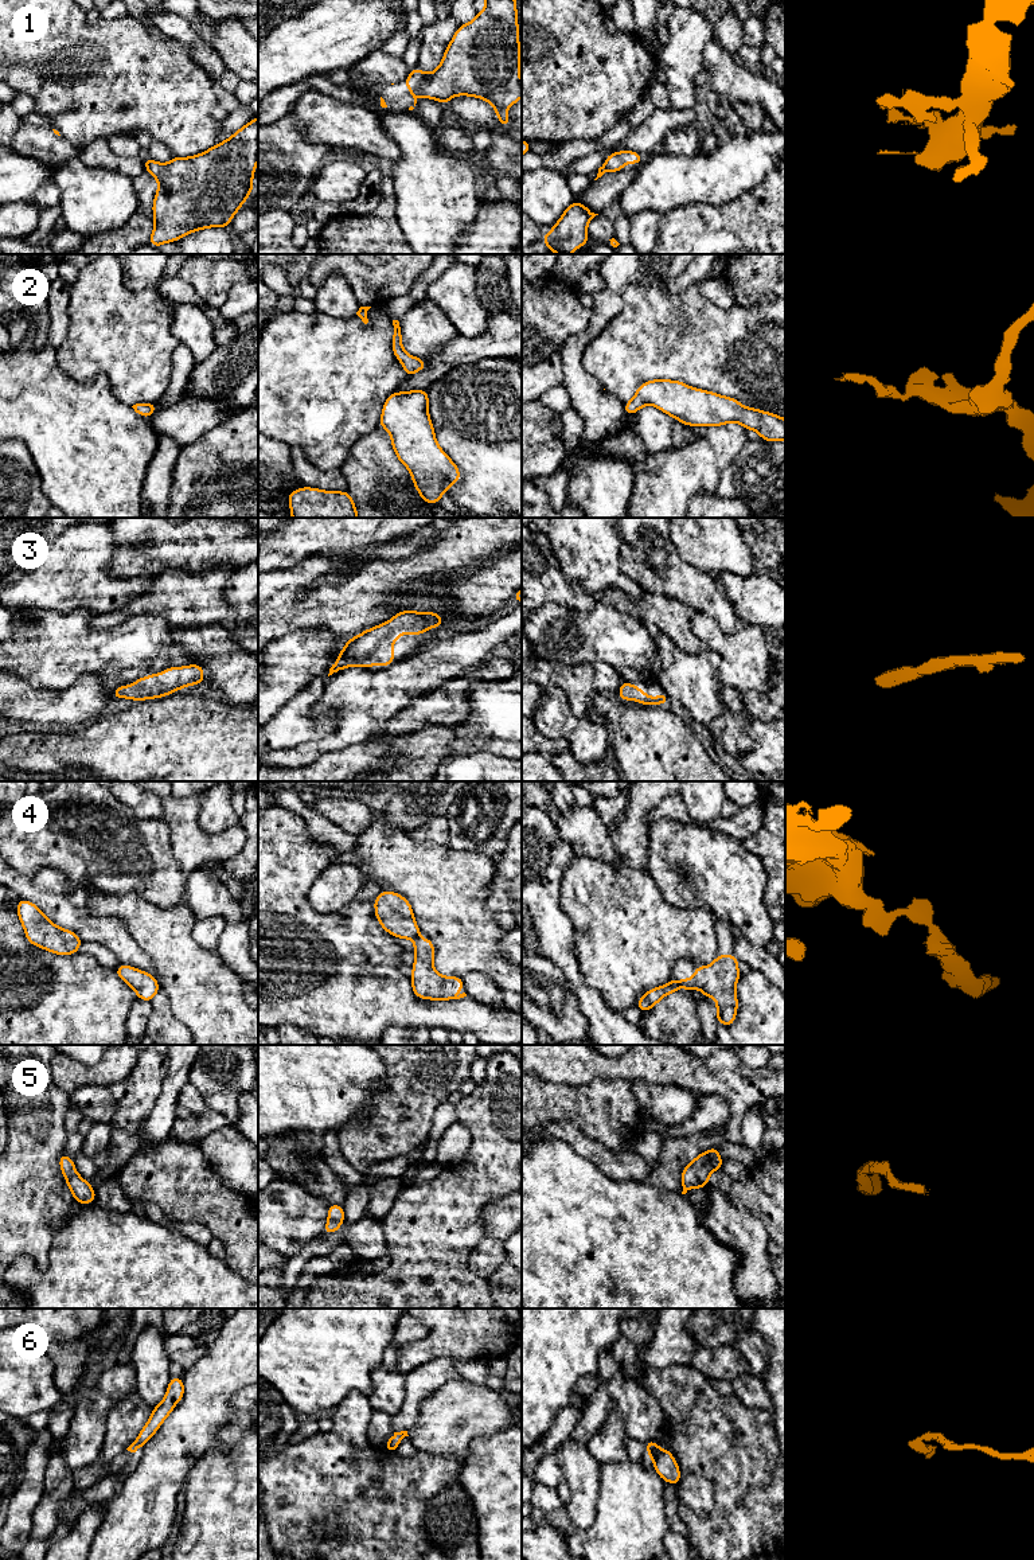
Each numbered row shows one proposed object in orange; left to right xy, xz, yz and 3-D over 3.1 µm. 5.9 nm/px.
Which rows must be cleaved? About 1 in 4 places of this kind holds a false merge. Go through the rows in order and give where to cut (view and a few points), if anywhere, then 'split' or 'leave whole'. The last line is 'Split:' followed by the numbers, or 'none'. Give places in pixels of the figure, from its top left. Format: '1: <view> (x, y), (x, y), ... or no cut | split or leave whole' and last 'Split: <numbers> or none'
1: no cut | leave whole
2: no cut | leave whole
3: no cut | leave whole
4: xz (418, 933), (413, 939) | split
5: no cut | leave whole
6: no cut | leave whole
Split: 4

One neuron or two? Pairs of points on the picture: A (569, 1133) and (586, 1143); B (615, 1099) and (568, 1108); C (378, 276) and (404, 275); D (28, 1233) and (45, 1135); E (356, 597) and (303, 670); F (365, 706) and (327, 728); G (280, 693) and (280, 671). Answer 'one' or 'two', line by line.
A: one
B: one
C: one
D: one
E: two
F: two
G: one

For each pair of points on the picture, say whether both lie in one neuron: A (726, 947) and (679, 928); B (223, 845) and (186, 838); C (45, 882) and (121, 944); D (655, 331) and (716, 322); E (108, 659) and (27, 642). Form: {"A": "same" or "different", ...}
{"A": "different", "B": "same", "C": "same", "D": "same", "E": "same"}

